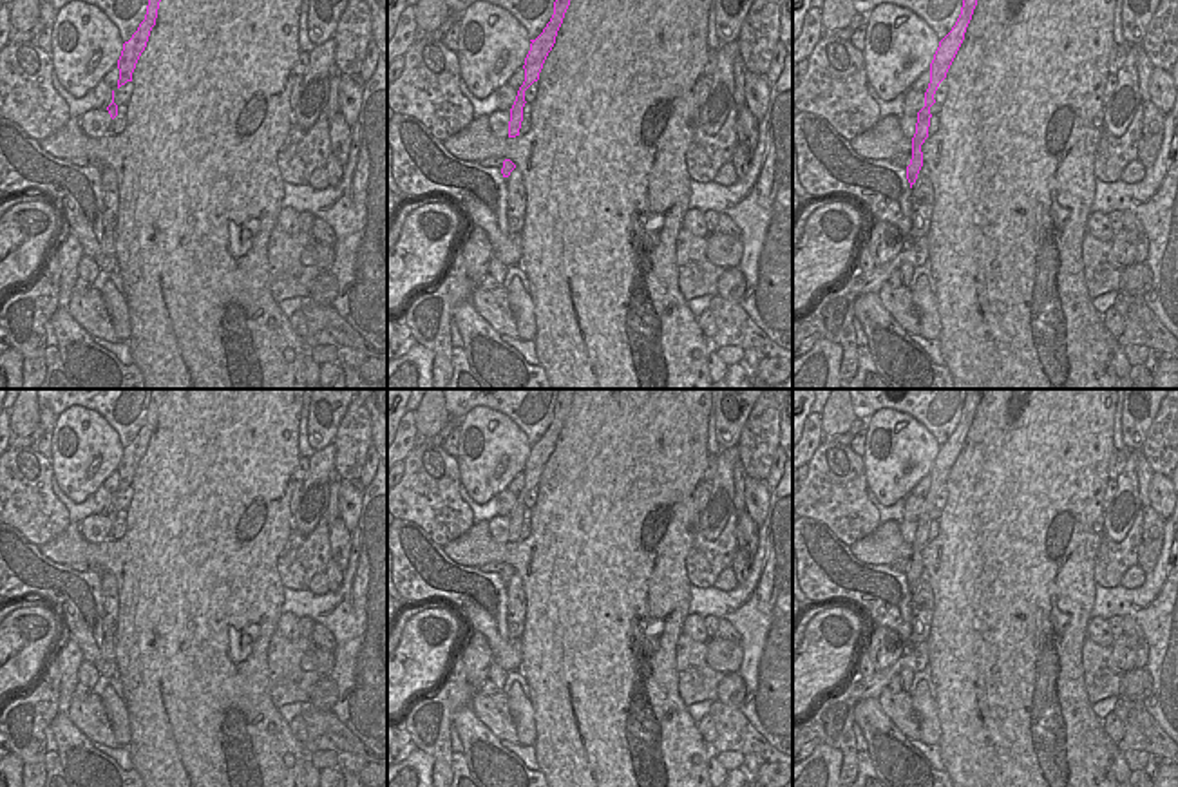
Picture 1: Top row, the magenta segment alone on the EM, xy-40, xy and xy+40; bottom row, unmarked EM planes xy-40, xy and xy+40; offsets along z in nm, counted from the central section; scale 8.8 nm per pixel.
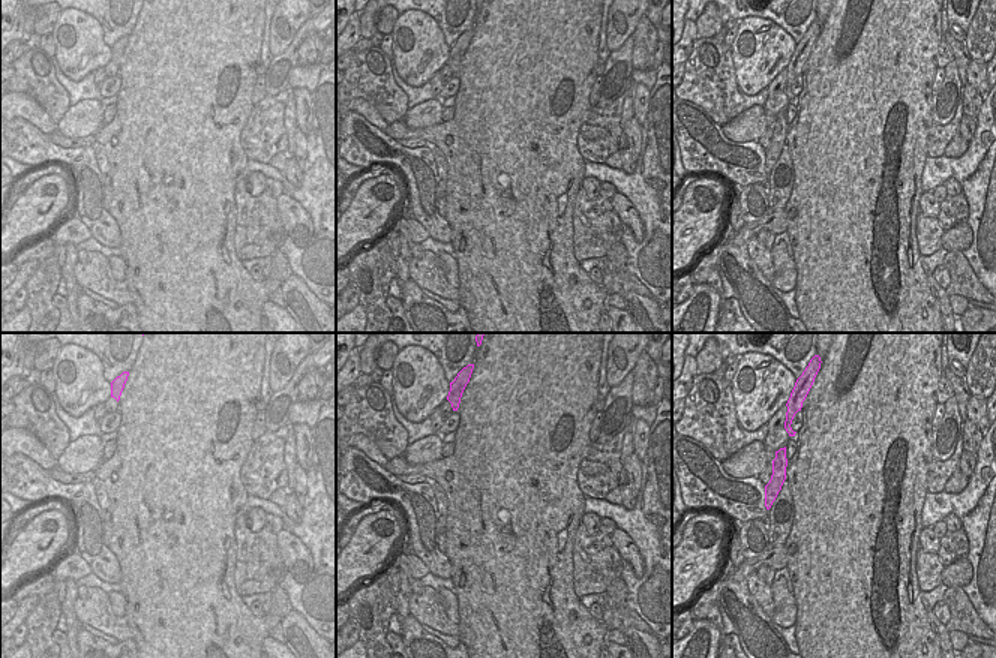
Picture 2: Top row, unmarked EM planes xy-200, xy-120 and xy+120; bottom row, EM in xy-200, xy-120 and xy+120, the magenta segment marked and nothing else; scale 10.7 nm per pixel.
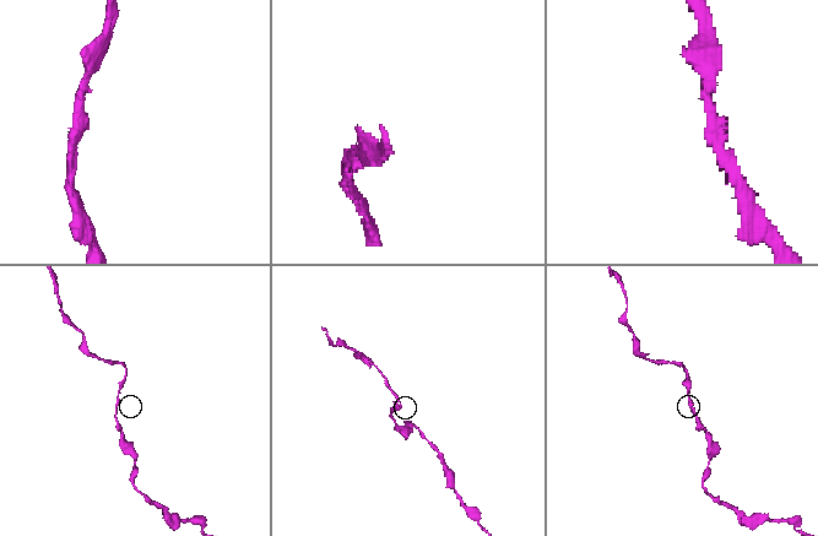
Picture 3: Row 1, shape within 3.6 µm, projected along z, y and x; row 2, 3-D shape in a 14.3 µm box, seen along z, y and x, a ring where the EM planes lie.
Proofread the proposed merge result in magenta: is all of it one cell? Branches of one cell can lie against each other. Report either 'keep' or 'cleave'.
keep

